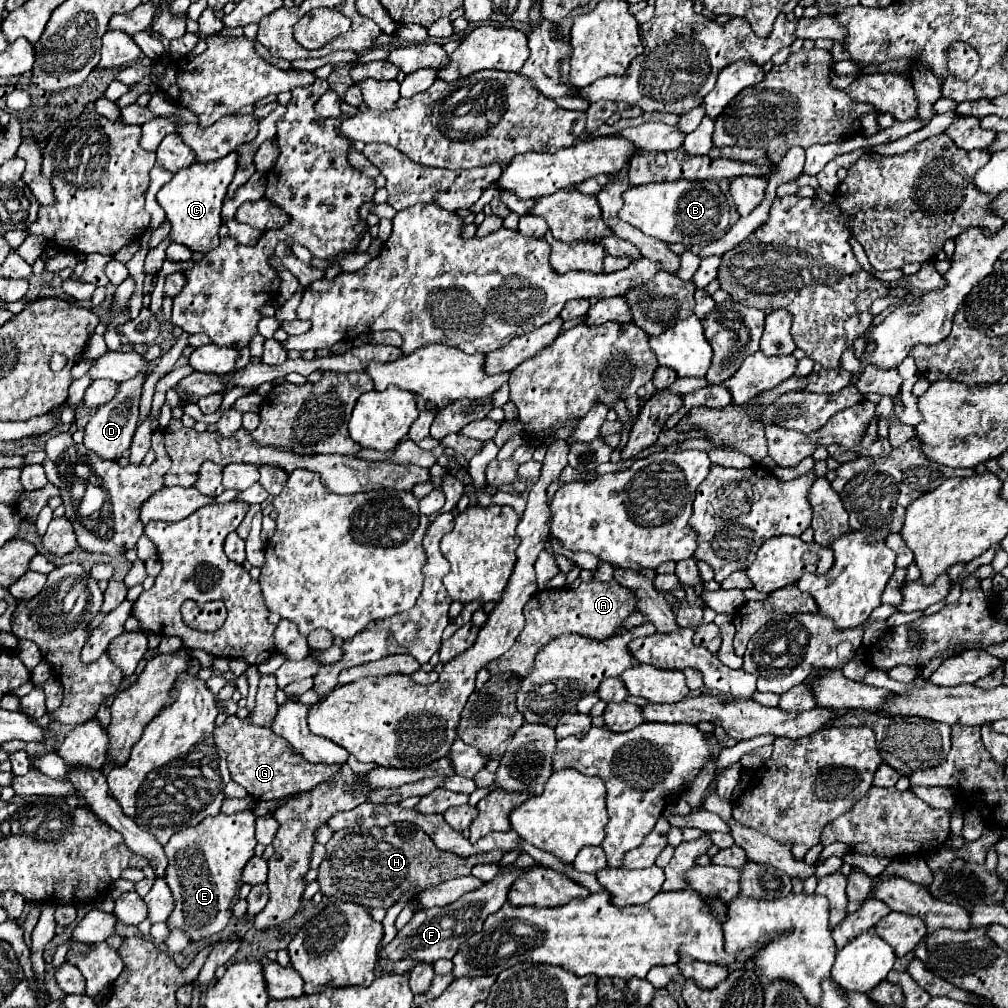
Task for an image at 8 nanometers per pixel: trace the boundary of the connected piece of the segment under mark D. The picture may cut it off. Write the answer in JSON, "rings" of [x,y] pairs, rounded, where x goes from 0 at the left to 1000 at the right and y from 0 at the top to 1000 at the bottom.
{"rings":[[[137,370],[135,374],[117,380],[115,392],[111,398],[103,400],[97,404],[93,414],[89,414],[85,426],[83,426],[83,441],[85,445],[97,449],[103,455],[119,455],[121,447],[125,447],[131,439],[133,428],[137,424],[137,414],[139,414],[139,394],[141,394],[141,382],[143,382],[145,370]]]}

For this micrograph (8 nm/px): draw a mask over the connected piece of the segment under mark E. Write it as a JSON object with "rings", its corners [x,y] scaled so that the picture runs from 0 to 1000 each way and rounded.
{"rings":[[[250,805],[234,809],[218,807],[169,830],[163,838],[167,850],[163,872],[173,888],[173,904],[165,912],[167,922],[183,924],[188,934],[210,932],[216,924],[222,924],[230,910],[228,904],[236,894],[242,858],[252,848],[252,814]]]}

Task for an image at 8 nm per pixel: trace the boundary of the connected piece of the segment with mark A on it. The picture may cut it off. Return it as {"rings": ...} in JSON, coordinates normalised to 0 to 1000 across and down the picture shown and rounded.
{"rings":[[[585,576],[585,578],[575,578],[573,582],[534,586],[524,596],[524,600],[520,604],[522,620],[516,626],[516,630],[512,632],[512,638],[498,652],[486,656],[482,664],[488,670],[492,670],[492,668],[512,668],[516,672],[522,672],[530,662],[530,654],[532,654],[534,646],[538,642],[542,642],[546,636],[550,636],[552,632],[556,632],[560,628],[573,628],[573,630],[587,632],[587,634],[593,634],[593,636],[609,632],[617,624],[617,618],[627,608],[633,606],[631,598],[633,598],[633,594],[631,594],[629,586],[623,584],[623,582],[617,582],[611,576],[603,576],[603,578]]]}

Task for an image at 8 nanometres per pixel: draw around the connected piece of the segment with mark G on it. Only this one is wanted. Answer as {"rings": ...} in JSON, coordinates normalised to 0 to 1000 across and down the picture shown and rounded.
{"rings":[[[234,709],[226,711],[220,721],[214,721],[212,733],[216,733],[216,741],[224,746],[230,773],[236,779],[240,779],[252,793],[278,793],[282,789],[308,785],[315,777],[331,771],[337,763],[304,757],[304,753],[288,745],[288,737],[280,735],[278,729],[272,729],[270,723],[250,717],[248,711],[244,713],[236,713]]]}

